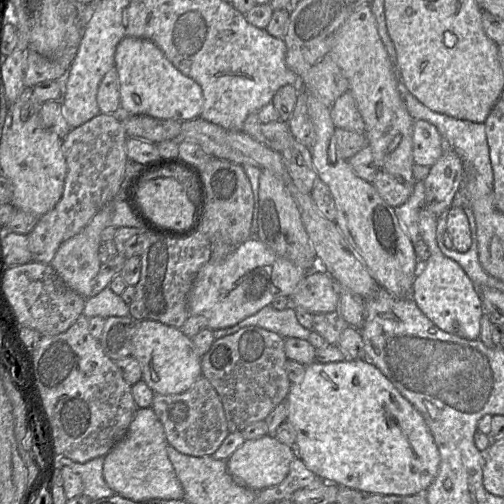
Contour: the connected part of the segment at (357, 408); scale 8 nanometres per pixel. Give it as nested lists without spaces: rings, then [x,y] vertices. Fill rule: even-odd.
[[[344,359],[332,363],[313,362],[306,365],[305,374],[299,383],[293,383],[286,398],[288,404],[287,420],[296,432],[295,451],[305,466],[321,479],[329,479],[361,491],[364,494],[409,496],[425,493],[434,481],[440,466],[440,454],[434,438],[420,412],[396,389],[391,381],[369,360]]]

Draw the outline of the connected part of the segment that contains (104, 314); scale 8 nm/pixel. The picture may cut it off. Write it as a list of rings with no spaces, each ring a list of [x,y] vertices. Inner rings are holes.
[[[109,286],[97,295],[85,299],[83,314],[87,318],[94,316],[102,318],[130,316],[129,305],[124,302],[120,295],[115,294]]]

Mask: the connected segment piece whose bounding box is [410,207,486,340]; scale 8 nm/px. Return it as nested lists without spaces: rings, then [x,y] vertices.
[[[427,207],[420,210],[419,234],[428,246],[430,256],[426,263],[421,263],[410,297],[441,330],[469,340],[478,339],[481,331],[481,318],[486,313],[480,298],[480,291],[476,289],[462,267],[444,256],[439,249],[436,240],[437,223],[438,217]]]

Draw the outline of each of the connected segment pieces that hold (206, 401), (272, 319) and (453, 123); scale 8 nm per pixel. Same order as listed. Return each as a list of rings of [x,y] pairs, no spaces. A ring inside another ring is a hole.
[[[203,375],[183,393],[154,394],[151,407],[163,424],[167,442],[182,454],[212,455],[228,436],[227,420],[220,397]]]
[[[267,305],[234,326],[213,330],[213,336],[215,339],[219,339],[247,326],[264,328],[275,332],[284,339],[293,337],[307,340],[312,332],[298,322],[293,306],[288,306],[284,310],[276,310],[271,305]]]
[[[399,79],[398,90],[401,98],[406,106],[410,116],[416,120],[425,120],[433,124],[439,131],[440,135],[450,142],[454,150],[460,156],[465,172],[473,172],[481,176],[485,183],[490,187],[490,192],[493,192],[494,176],[491,166],[489,146],[486,137],[485,123],[475,123],[467,120],[456,119],[445,114],[441,114],[429,109],[422,104],[414,95],[412,95],[408,89],[403,85]]]

